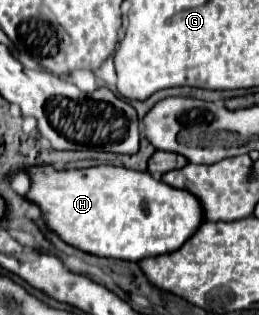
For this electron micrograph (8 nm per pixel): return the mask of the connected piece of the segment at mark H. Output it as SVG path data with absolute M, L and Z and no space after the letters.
M51 166L31 168L31 190L27 198L47 214L47 224L67 244L97 256L139 262L179 250L205 222L201 202L187 190L167 186L149 172L137 172L123 166L95 166L85 170L55 170Z

